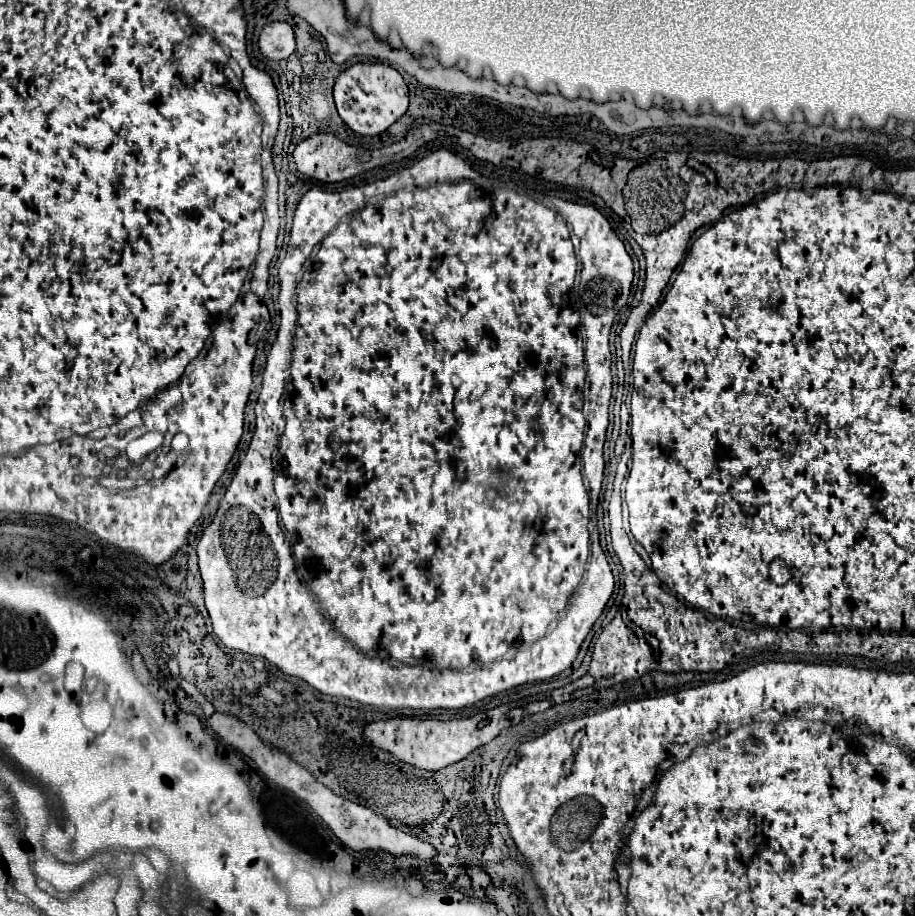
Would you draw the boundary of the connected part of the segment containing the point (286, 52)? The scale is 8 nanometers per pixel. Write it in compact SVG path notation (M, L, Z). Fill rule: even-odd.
M273 22L261 30L259 50L269 60L285 60L295 50L295 34L287 22Z

